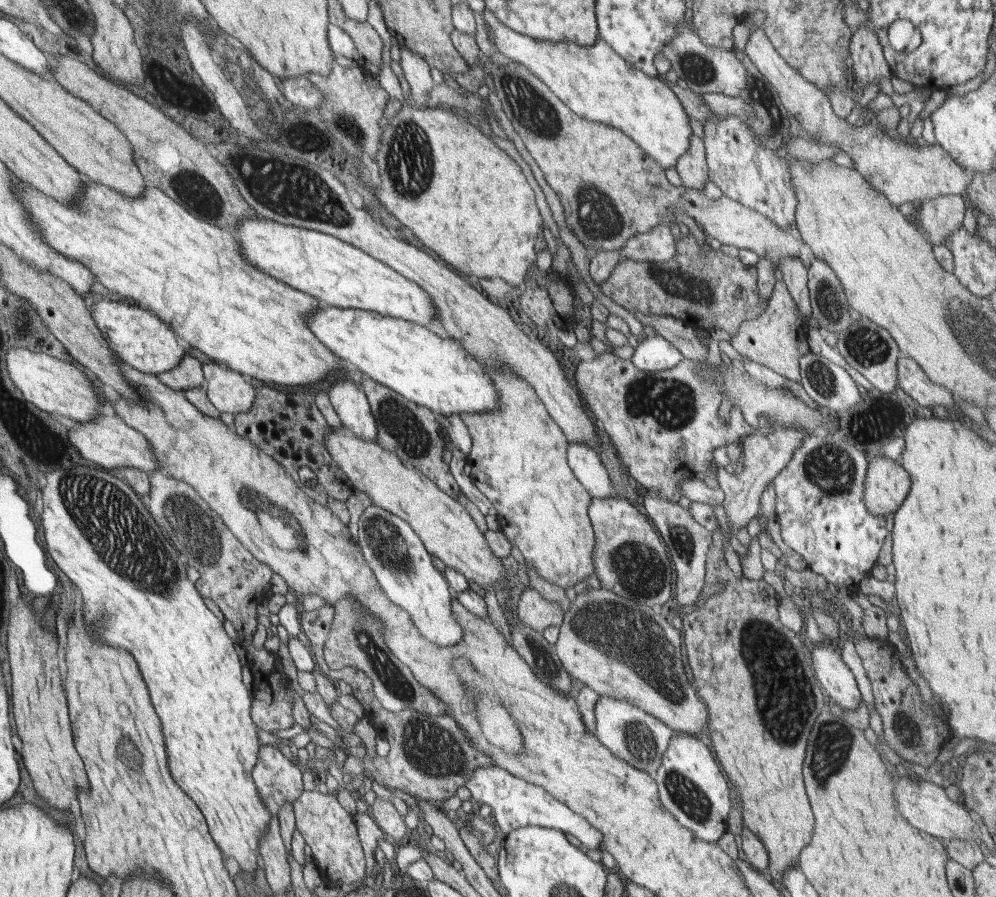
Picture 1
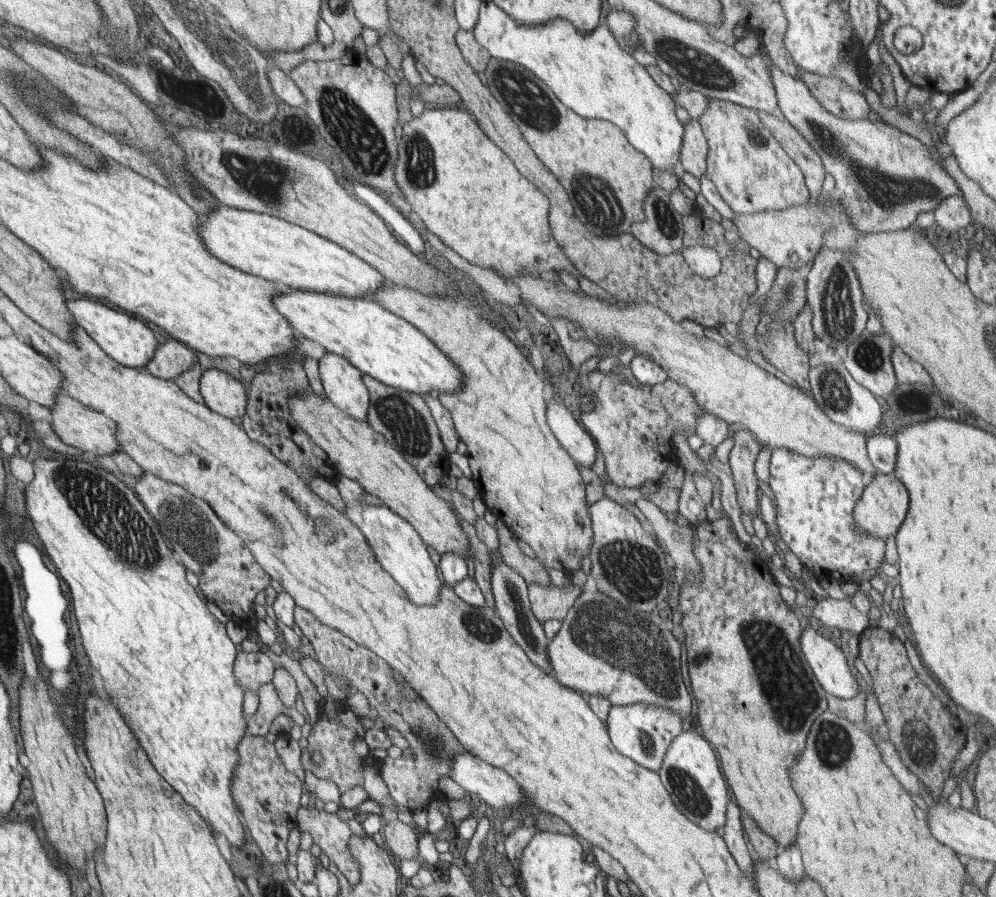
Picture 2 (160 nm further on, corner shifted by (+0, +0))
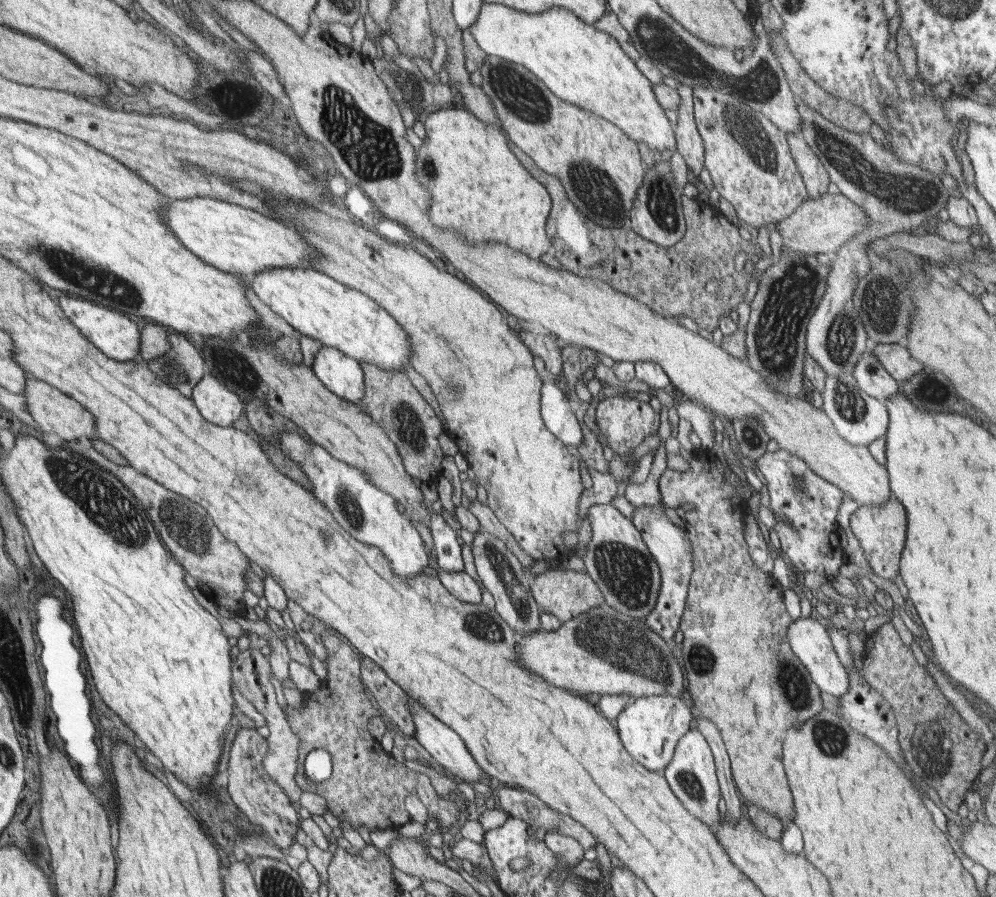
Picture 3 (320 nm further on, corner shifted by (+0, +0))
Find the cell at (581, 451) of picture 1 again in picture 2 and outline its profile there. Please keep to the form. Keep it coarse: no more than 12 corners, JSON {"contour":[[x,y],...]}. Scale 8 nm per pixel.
{"contour":[[557,395],[546,405],[554,436],[576,463],[591,468],[595,439]]}

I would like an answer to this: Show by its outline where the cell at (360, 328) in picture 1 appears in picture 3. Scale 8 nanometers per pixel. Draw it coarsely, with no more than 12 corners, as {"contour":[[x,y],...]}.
{"contour":[[312,267],[252,290],[300,334],[404,372],[411,344],[368,295]]}

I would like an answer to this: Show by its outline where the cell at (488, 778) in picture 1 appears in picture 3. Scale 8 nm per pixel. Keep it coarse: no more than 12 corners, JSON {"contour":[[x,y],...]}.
{"contour":[[408,698],[415,738],[469,787],[483,769],[460,735]]}

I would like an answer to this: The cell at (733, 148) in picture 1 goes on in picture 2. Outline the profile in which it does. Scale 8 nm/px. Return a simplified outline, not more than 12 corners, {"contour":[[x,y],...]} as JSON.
{"contour":[[708,97],[706,175],[734,213],[811,201],[755,111]]}

